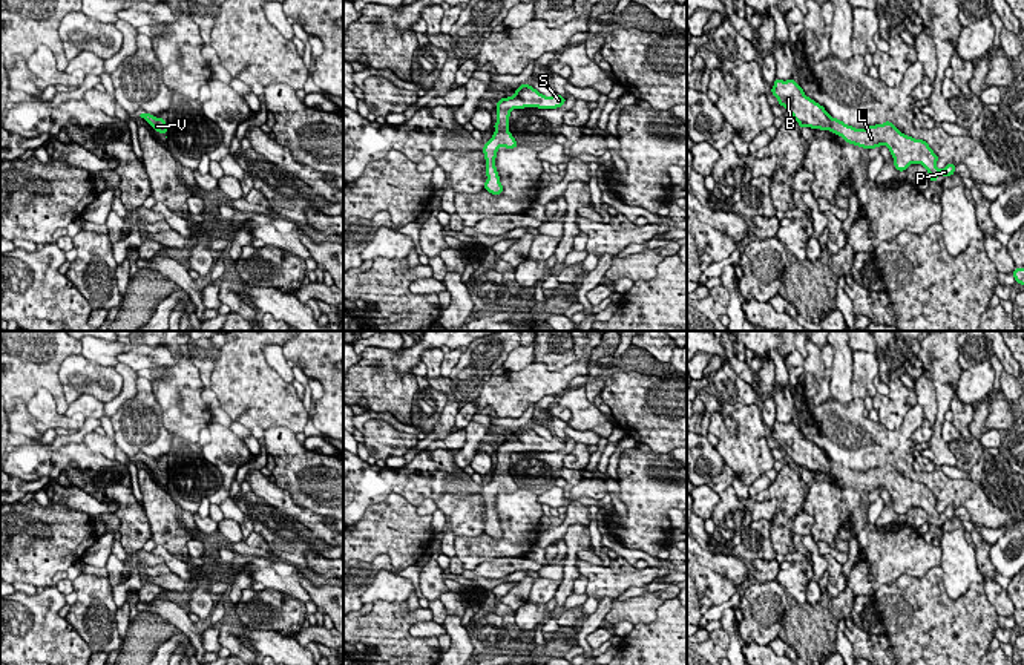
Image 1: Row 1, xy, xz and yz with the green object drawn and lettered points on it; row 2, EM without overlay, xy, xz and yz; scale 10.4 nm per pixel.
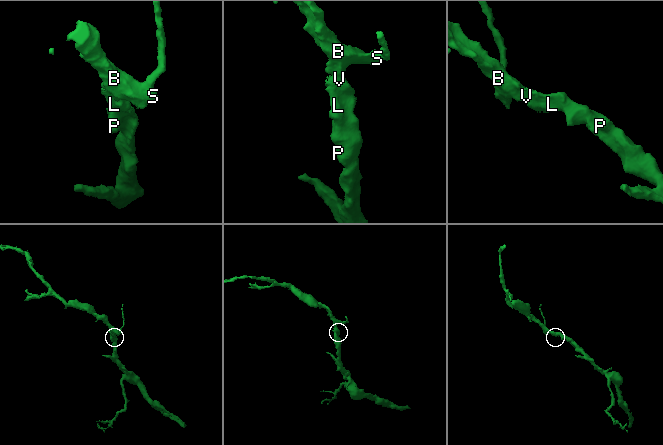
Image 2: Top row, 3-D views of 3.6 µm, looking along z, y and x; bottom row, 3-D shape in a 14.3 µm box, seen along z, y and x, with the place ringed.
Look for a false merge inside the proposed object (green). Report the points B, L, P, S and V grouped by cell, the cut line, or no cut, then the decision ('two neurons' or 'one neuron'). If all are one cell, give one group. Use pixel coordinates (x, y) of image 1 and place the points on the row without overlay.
B L P S V | no cut | one neuron

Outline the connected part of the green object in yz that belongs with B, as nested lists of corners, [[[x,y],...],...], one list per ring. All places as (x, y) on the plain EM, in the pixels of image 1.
[[[776,421],[771,437],[777,441],[779,449],[783,449],[793,458],[799,470],[806,469],[825,475],[831,473],[846,486],[863,492],[880,492],[883,487],[889,492],[894,501],[894,510],[898,515],[904,515],[911,507],[921,507],[927,513],[927,521],[932,526],[937,526],[938,519],[952,519],[955,516],[957,509],[952,506],[940,513],[937,510],[940,501],[929,487],[901,477],[891,464],[866,472],[855,472],[832,461],[823,449],[806,440],[800,428],[793,421],[786,424]]]

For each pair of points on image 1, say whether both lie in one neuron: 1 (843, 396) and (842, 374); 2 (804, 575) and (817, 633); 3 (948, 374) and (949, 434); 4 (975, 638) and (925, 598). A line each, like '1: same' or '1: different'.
1: same
2: different
3: different
4: same

